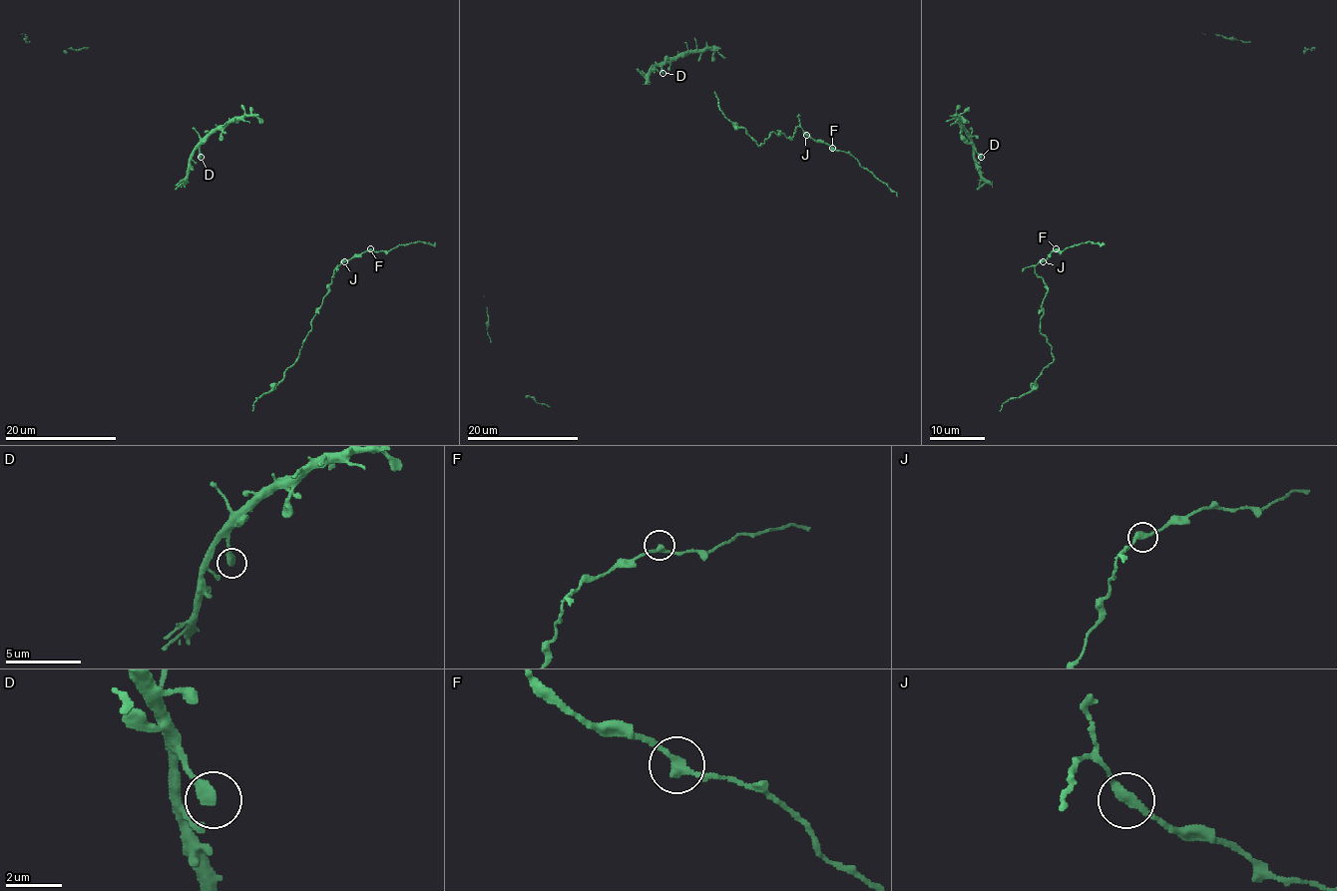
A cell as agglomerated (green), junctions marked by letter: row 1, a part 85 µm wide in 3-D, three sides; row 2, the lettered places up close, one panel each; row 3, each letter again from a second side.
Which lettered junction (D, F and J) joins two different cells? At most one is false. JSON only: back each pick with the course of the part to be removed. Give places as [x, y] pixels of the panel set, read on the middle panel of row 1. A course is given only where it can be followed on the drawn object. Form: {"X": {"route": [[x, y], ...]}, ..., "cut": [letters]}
{"cut": []}

